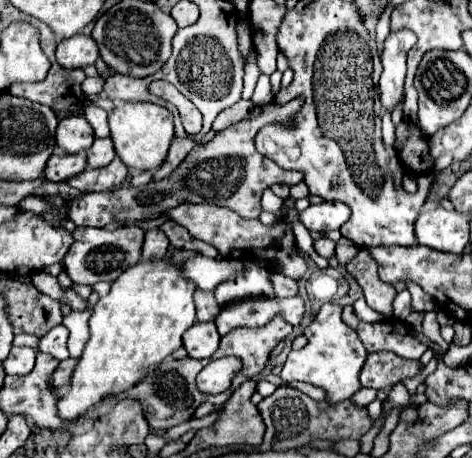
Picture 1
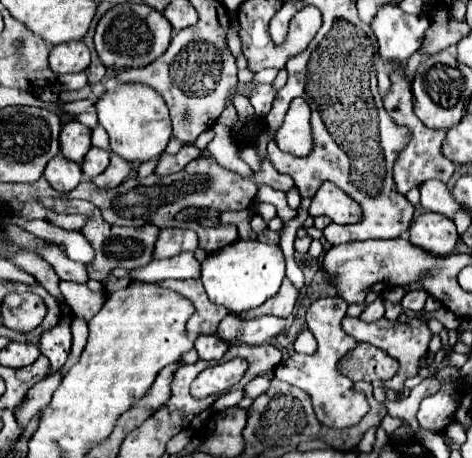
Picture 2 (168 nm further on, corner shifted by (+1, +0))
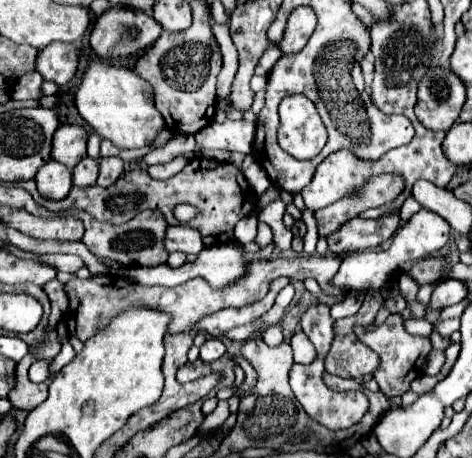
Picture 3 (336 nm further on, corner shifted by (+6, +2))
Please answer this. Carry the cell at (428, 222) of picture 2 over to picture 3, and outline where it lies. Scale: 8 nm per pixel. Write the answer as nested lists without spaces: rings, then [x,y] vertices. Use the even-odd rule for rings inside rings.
[[[422,208],[420,212],[416,212],[394,236],[394,242],[388,250],[364,250],[364,252],[358,252],[358,254],[350,254],[342,266],[340,266],[340,272],[336,274],[334,282],[338,286],[344,286],[348,290],[358,290],[358,292],[366,292],[366,290],[378,290],[384,282],[386,282],[386,276],[392,276],[396,274],[396,270],[408,262],[416,262],[416,260],[422,260],[424,256],[430,256],[434,252],[438,252],[446,242],[448,242],[448,236],[450,236],[450,226],[444,218],[440,218],[438,214],[432,214],[430,210]]]

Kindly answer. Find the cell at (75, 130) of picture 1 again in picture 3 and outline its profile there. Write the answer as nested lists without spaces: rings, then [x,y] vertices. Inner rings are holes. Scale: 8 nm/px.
[[[64,124],[56,130],[52,142],[52,158],[74,168],[86,156],[86,130],[76,124]]]

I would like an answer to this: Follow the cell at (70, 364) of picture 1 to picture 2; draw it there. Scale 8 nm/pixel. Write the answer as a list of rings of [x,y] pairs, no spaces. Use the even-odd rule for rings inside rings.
[[[61,372],[43,378],[39,384],[35,384],[35,386],[27,392],[27,400],[23,400],[23,402],[13,410],[13,414],[15,414],[17,422],[21,424],[21,428],[25,428],[27,422],[29,422],[35,414],[39,414],[39,412],[49,404],[49,400],[51,400],[53,392],[57,390],[59,382],[61,382]]]

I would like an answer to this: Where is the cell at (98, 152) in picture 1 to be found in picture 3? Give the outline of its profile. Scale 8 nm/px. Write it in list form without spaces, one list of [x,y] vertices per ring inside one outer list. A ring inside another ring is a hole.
[[[84,156],[78,166],[74,168],[74,184],[76,186],[92,186],[96,184],[96,178],[98,178],[98,160],[90,158],[90,156]]]

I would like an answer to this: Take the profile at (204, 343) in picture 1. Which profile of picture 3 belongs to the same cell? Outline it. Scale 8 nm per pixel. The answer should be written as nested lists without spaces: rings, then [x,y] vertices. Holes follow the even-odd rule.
[[[208,338],[208,340],[200,346],[200,358],[202,358],[204,362],[214,362],[214,360],[218,360],[218,358],[224,356],[224,354],[226,354],[226,346],[224,346],[224,342],[218,340],[218,338]]]

